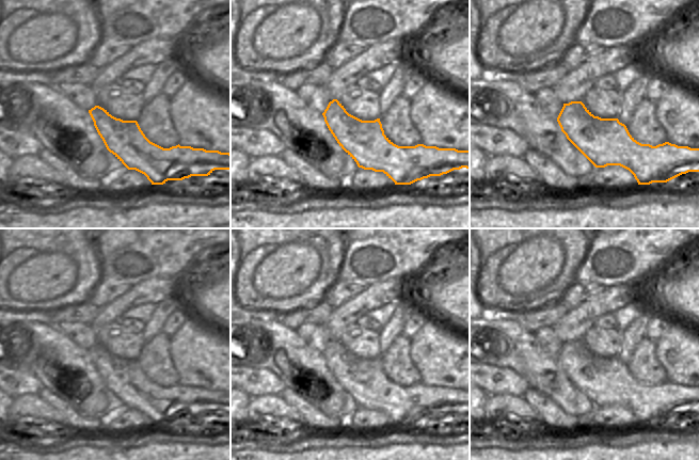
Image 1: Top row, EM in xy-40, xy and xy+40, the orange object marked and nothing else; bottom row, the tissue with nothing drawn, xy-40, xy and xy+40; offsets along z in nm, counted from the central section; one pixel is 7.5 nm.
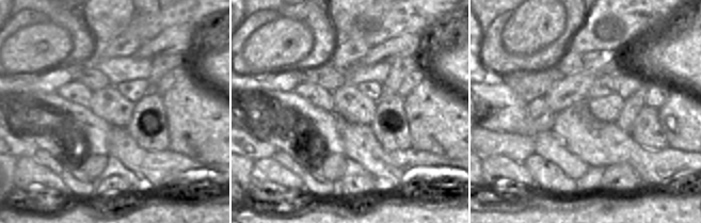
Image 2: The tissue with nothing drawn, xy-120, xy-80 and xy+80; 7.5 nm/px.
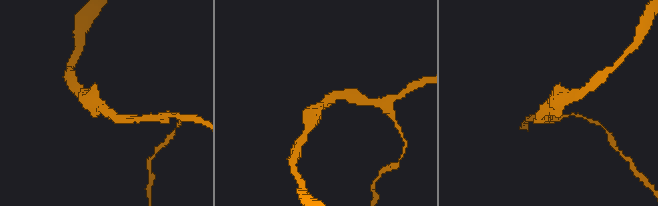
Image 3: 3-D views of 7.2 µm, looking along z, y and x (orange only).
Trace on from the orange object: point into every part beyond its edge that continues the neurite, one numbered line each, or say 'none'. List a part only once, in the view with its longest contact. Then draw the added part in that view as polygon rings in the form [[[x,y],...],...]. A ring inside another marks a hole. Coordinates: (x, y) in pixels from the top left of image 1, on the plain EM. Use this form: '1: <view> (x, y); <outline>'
none

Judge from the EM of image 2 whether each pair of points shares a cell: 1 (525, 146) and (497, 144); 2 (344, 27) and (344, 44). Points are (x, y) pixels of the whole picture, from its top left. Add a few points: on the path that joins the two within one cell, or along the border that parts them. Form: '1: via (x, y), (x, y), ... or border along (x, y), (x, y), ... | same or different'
1: via (519, 146), (504, 144) | same
2: border along (338, 37), (347, 38) | different

